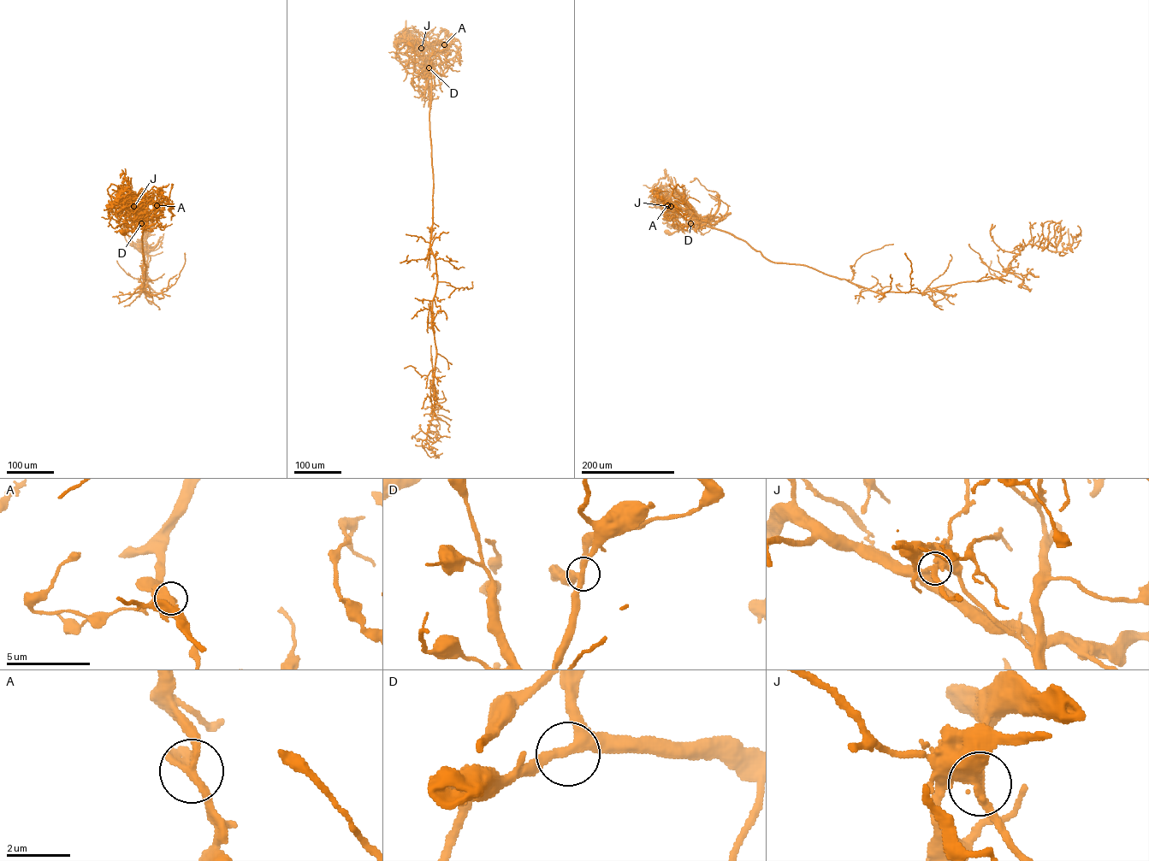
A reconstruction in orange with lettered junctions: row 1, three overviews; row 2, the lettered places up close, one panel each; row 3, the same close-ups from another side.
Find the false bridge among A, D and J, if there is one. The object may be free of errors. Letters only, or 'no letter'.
J

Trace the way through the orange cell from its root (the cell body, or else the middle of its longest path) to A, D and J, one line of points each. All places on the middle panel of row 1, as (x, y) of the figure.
A: (409, 44), (414, 53), (413, 70), (417, 73), (425, 71), (423, 50), (444, 44)
D: (409, 44), (414, 53), (413, 70), (425, 73), (429, 71), (429, 67)
J: (409, 44), (414, 53), (413, 70), (417, 73), (425, 71), (423, 50), (421, 48)

